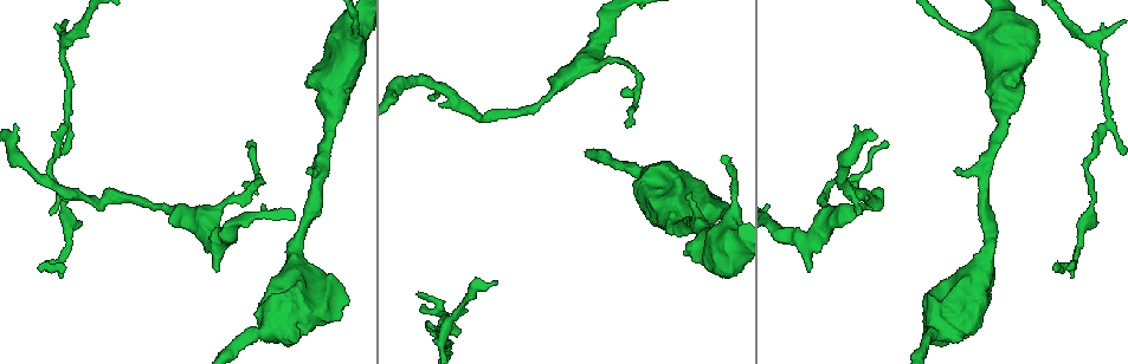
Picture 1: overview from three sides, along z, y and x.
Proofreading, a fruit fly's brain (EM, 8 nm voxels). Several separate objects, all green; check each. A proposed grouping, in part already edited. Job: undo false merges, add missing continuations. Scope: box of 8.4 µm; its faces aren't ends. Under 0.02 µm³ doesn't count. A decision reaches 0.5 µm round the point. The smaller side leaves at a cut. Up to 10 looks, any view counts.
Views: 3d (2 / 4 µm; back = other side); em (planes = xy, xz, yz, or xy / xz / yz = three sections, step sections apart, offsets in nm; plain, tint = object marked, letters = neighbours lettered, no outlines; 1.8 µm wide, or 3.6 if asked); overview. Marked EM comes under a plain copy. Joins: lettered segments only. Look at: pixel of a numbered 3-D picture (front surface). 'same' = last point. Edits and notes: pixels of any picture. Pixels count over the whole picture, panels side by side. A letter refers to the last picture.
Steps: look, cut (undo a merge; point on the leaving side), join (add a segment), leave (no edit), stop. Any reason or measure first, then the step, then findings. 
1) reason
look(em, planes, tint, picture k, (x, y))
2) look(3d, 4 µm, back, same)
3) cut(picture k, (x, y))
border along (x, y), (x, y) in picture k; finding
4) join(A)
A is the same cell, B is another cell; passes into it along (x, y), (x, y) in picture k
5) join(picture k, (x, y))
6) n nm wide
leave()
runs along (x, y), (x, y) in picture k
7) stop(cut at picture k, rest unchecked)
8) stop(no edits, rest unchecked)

free end
look(em, 3.6 µm, planes, letters, picture 1, (954, 170))

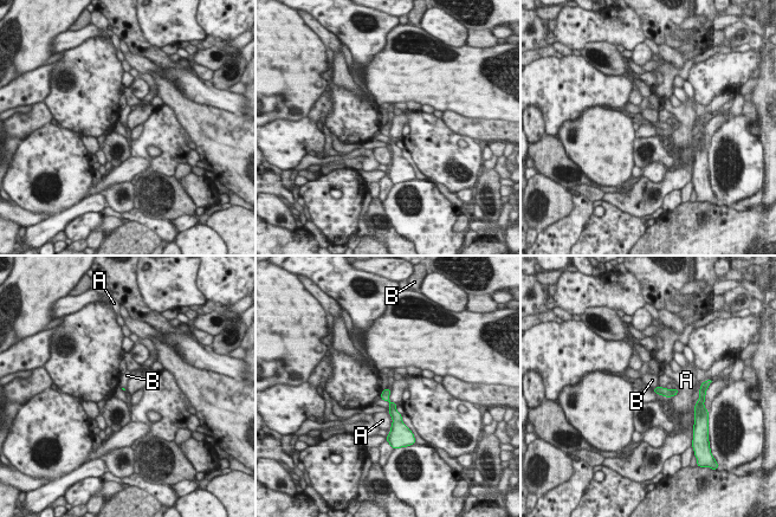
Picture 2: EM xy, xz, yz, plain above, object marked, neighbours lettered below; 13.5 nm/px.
leave()
A and B are other cells; border along (658, 386), (652, 388) in picture 2; no lettered segment goes on from it

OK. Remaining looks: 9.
an open end
look(em, 3.6 µm, planes, letters, picture 1, (857, 212))

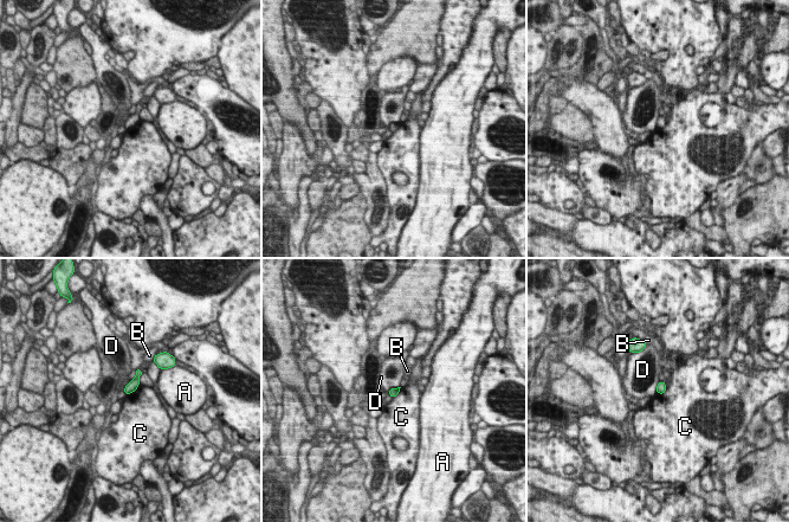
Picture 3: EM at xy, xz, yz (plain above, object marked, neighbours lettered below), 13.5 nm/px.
leave()
A, B, C and D are other cells; border along (140, 385), (127, 395) in picture 3; no lettered segment goes on from it

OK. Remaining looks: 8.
look(em, 3.6 µm, xy, step 16, letters, picture 1, (214, 269))

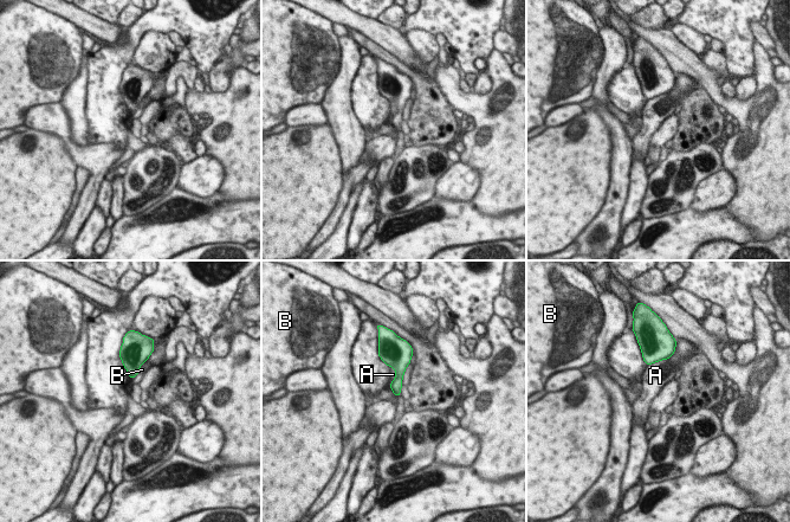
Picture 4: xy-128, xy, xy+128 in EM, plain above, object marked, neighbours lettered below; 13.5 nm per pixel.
leave()
A and B are other cells; border along (392, 366), (395, 378), (389, 388) in picture 4; none of them fits

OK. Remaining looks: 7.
tapers out
look(em, yz, step 4, tint, picture 1, (1055, 265))

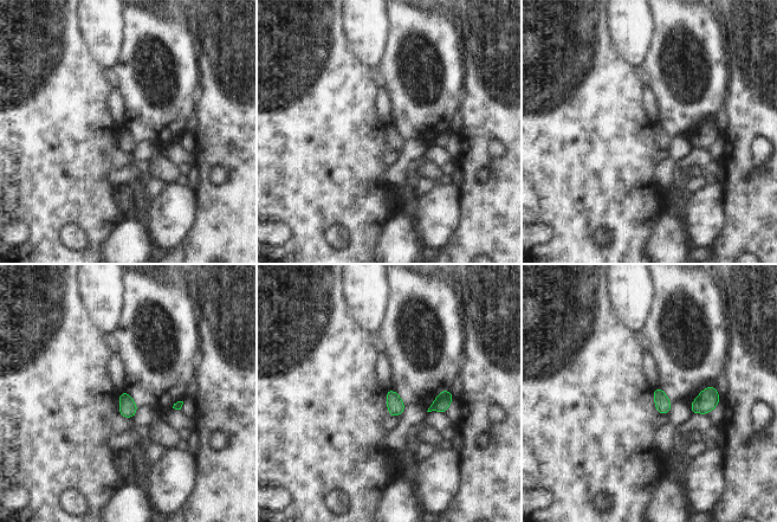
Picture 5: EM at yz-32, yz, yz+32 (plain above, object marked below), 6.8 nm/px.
look(em, planes, letters, same)

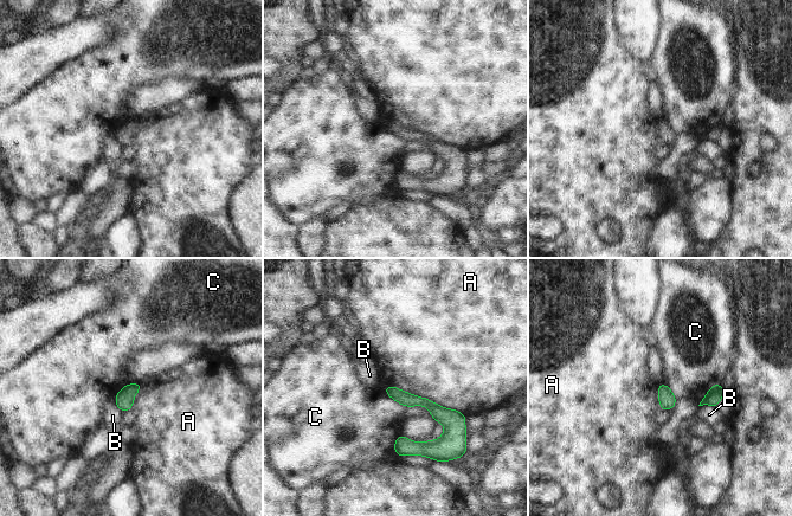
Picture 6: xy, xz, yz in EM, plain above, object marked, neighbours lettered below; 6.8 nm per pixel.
leave()
A, B and C are other cells; runs along (387, 388), (427, 402), (456, 427) in picture 6; none of them fits

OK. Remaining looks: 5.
stop(no edits, rest unchecked)

